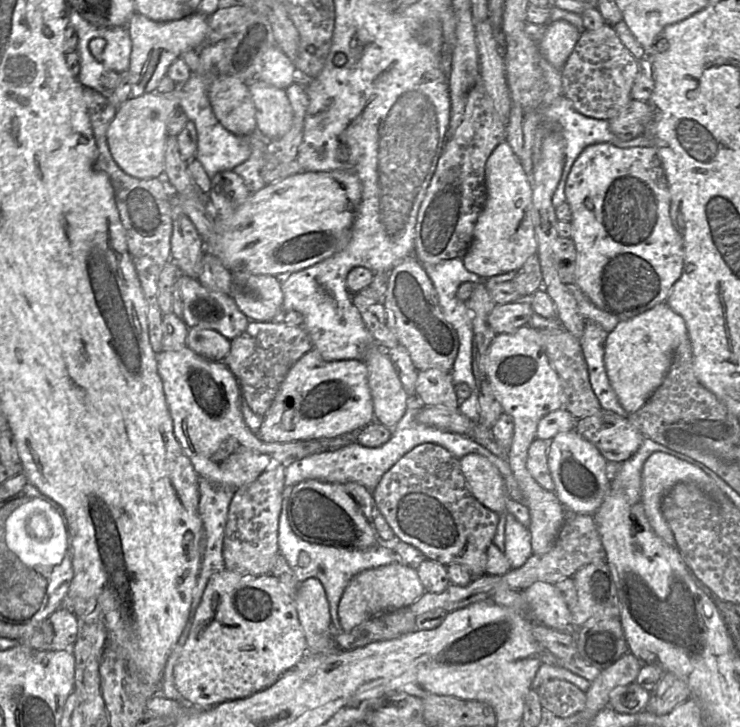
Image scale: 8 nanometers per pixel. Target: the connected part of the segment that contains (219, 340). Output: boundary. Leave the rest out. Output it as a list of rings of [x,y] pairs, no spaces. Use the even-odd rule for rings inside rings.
[[[188,328],[187,347],[197,355],[213,361],[223,361],[230,351],[231,341],[217,331]]]

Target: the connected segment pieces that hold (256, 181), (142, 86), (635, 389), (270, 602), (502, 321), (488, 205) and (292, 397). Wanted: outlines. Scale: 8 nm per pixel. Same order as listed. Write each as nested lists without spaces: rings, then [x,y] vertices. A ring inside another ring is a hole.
[[[258,132],[251,133],[244,137],[248,137],[251,154],[247,160],[237,165],[233,171],[243,179],[243,182],[252,194],[266,185],[262,178],[261,171],[267,163],[267,141],[263,139]]]
[[[135,11],[126,25],[132,43],[128,69],[131,76],[130,99],[154,92],[170,65],[182,53],[198,50],[204,44],[208,33],[208,18],[197,11],[179,20],[155,22]]]
[[[665,302],[631,319],[620,321],[608,333],[604,365],[609,383],[628,414],[639,410],[661,385],[677,346],[686,337],[688,333],[684,319]]]
[[[224,568],[213,574],[196,607],[187,639],[174,666],[174,685],[183,701],[196,708],[246,698],[273,686],[307,654],[307,641],[300,624],[295,598],[271,574],[242,575]]]
[[[529,300],[496,305],[488,316],[488,323],[496,335],[512,333],[528,324],[534,314]]]
[[[507,141],[501,142],[489,156],[485,182],[485,205],[476,222],[472,243],[462,258],[466,270],[484,280],[519,271],[538,249],[533,223],[532,181]]]
[[[312,349],[288,371],[256,434],[267,443],[328,439],[356,434],[374,419],[365,362],[361,359],[326,361]]]

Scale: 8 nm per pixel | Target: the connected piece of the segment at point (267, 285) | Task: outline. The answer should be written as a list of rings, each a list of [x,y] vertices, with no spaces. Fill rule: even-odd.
[[[231,271],[230,296],[250,321],[270,322],[282,315],[280,278]]]

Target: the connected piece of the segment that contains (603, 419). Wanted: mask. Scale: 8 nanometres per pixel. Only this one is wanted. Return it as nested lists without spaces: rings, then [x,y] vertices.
[[[604,409],[593,416],[578,419],[575,430],[591,442],[610,465],[629,459],[644,439],[627,417]]]

